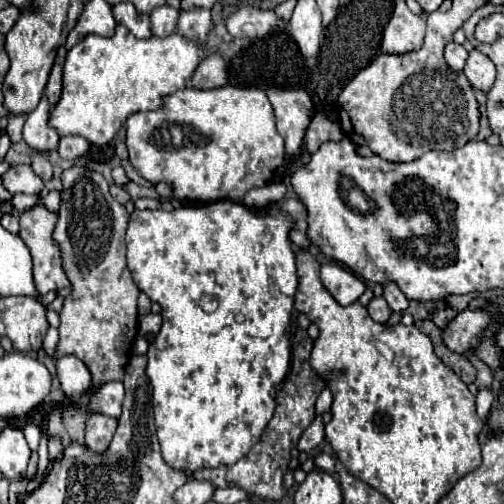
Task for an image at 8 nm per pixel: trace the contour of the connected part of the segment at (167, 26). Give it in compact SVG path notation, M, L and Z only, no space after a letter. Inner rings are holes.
M157 7L151 13L151 31L155 37L167 37L171 33L175 33L177 29L177 19L179 19L179 11L173 7Z

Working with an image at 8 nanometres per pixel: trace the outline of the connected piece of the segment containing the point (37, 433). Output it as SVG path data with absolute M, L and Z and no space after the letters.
M27 425L27 427L23 429L23 435L25 435L29 447L31 447L33 451L37 451L37 449L39 449L39 439L41 439L41 429L35 427L35 425Z

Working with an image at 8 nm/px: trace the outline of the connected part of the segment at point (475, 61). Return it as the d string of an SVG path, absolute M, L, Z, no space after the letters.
M473 49L469 53L469 59L467 59L467 65L465 65L463 73L469 79L473 89L479 89L479 91L485 91L485 93L495 83L495 65L493 65L493 61L487 55L479 53L477 49Z

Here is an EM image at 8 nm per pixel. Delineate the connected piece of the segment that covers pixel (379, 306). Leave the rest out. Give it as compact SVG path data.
M373 297L371 303L367 305L367 311L369 311L371 319L375 319L377 323L387 323L387 319L391 315L391 309L383 297Z

